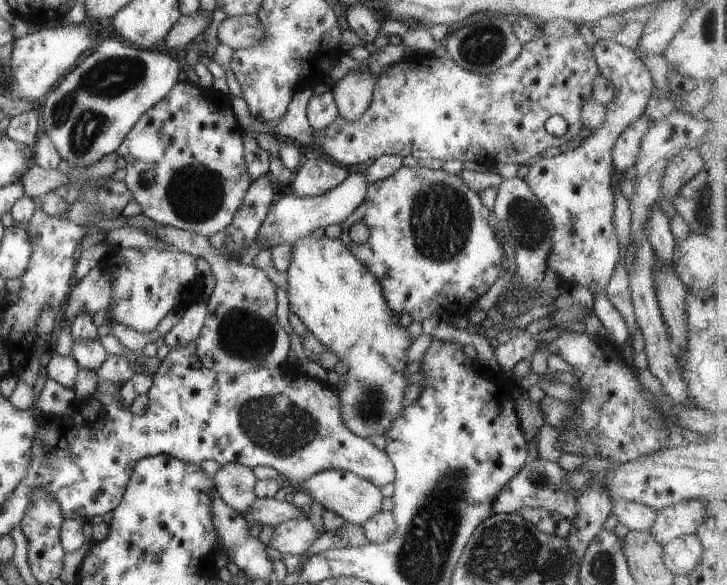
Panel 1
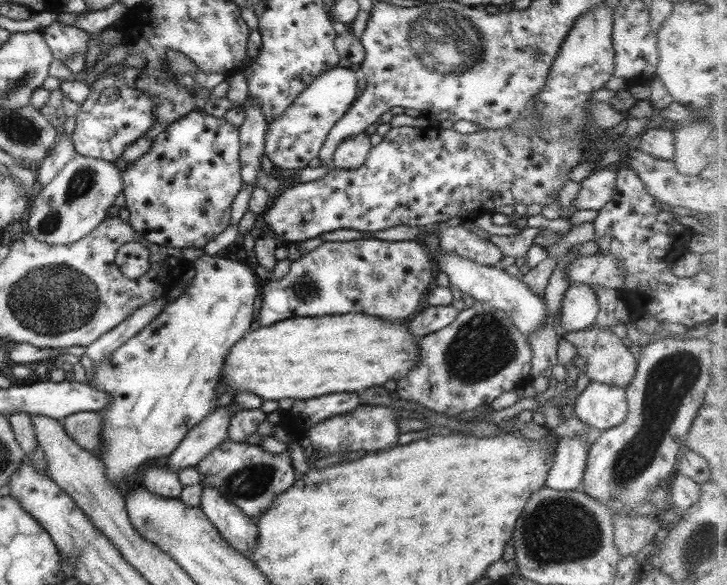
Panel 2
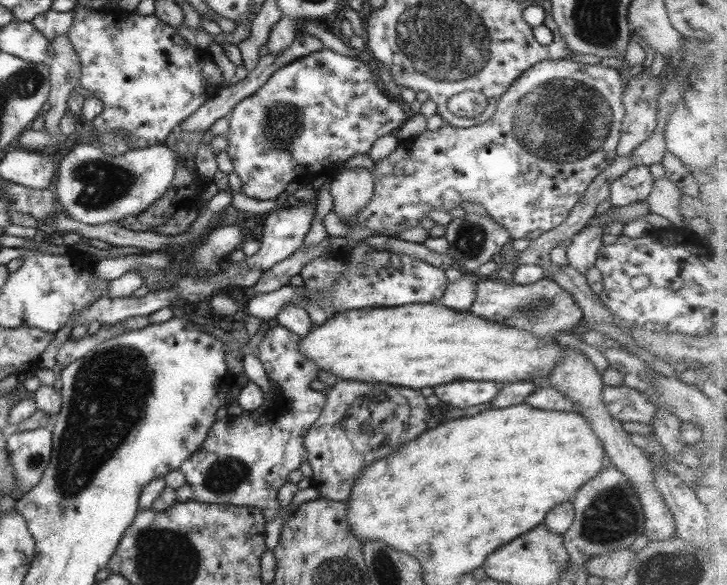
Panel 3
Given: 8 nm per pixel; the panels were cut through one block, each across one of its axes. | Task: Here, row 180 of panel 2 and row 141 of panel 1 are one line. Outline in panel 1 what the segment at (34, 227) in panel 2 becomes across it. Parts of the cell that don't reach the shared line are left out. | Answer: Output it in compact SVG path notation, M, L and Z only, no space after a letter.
M115 36L100 38L93 52L83 58L75 68L67 71L38 103L44 134L50 138L61 159L66 160L71 166L90 167L102 156L113 152L121 144L131 126L137 122L139 115L161 100L175 81L181 78L182 74L175 58L159 49L137 48Z

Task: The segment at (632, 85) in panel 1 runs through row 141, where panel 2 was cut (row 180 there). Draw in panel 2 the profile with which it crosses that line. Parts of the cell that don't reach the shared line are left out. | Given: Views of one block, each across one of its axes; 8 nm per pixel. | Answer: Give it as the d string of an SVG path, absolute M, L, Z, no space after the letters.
M604 167L589 174L579 182L577 197L570 203L570 210L599 210L609 202L615 186L616 167Z

